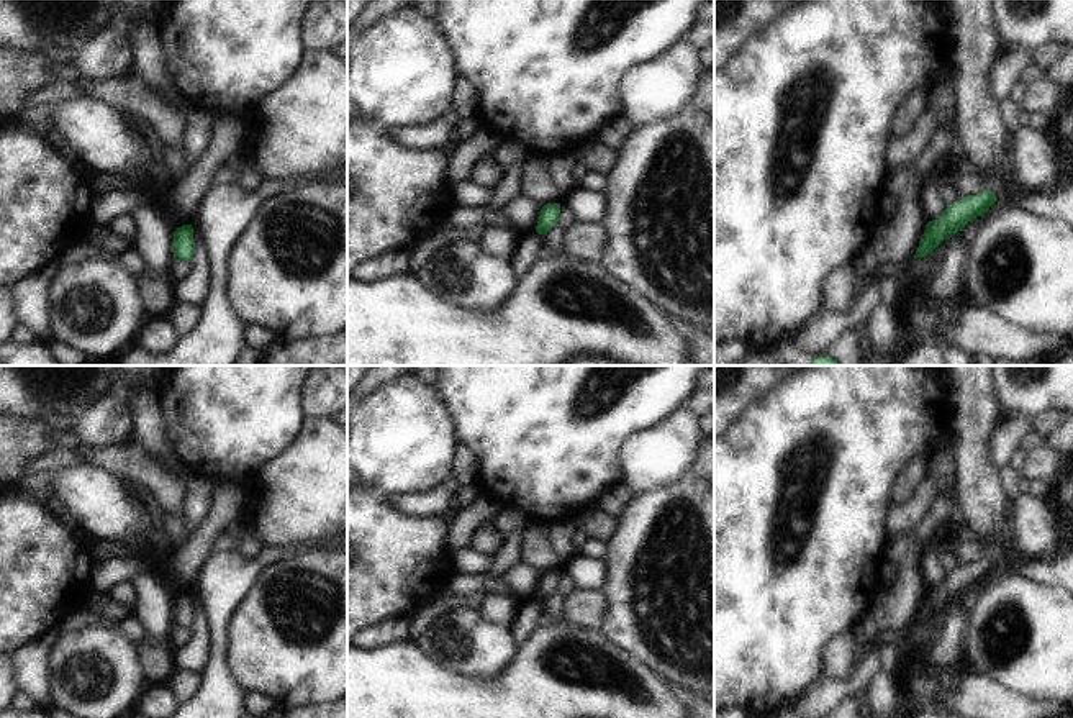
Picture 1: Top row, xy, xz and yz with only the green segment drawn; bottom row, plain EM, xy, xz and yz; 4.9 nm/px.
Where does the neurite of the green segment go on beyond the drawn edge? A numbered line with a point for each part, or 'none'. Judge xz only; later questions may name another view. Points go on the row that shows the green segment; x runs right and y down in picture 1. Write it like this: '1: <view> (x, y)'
none

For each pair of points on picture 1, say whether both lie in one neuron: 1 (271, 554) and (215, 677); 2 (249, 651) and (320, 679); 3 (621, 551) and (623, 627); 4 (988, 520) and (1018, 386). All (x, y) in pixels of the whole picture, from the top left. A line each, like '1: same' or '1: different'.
1: same
2: same
3: same
4: different

